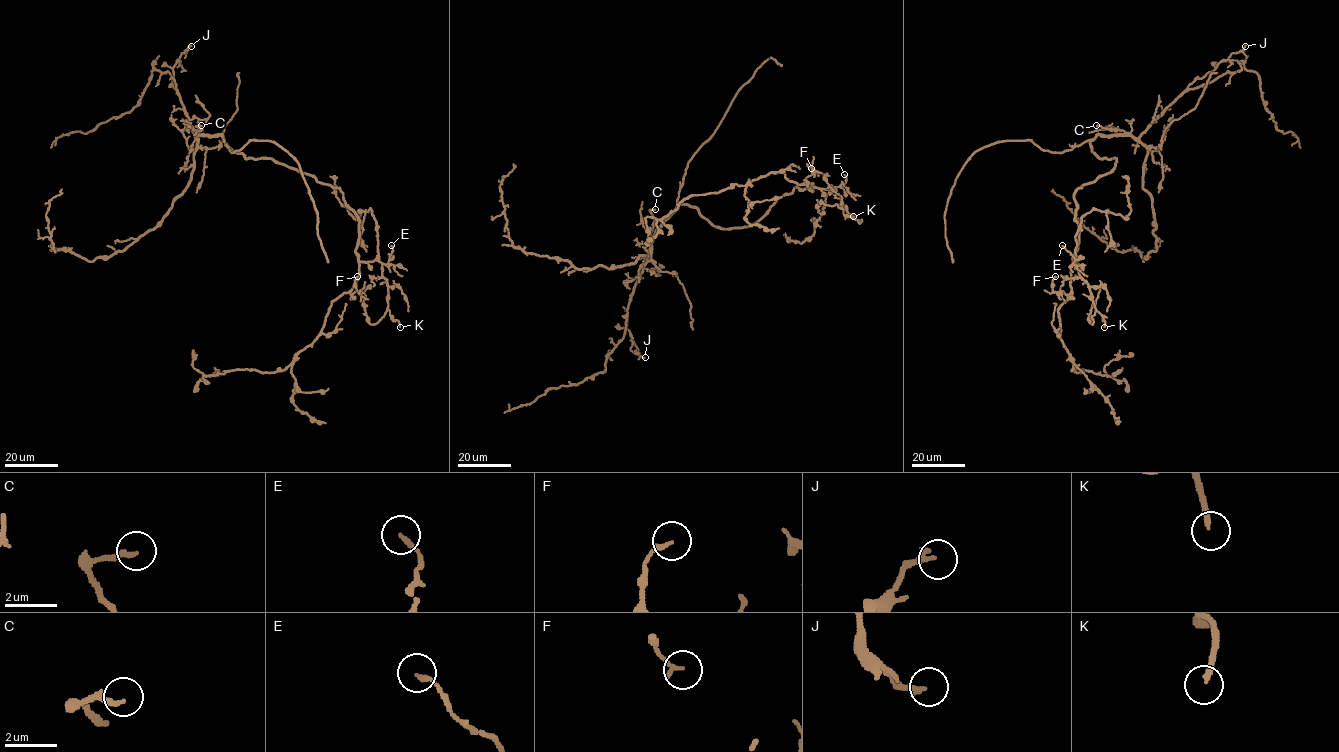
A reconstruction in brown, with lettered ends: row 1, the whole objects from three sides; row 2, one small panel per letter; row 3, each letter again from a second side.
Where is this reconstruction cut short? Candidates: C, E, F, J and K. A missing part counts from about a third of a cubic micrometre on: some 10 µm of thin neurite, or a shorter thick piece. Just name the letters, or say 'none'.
K

